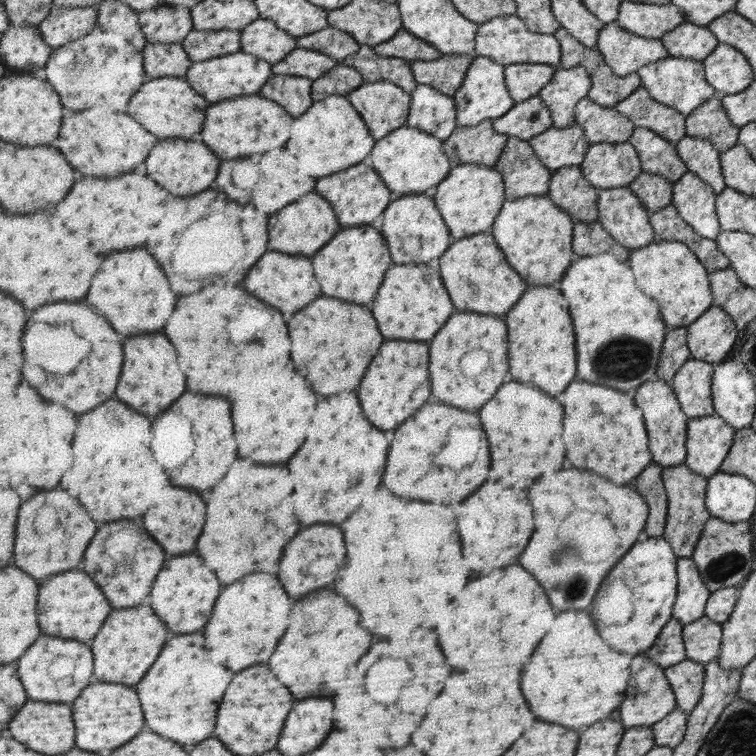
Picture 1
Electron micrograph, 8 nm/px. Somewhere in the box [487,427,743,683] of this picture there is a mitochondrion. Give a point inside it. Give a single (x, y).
(576, 586)

